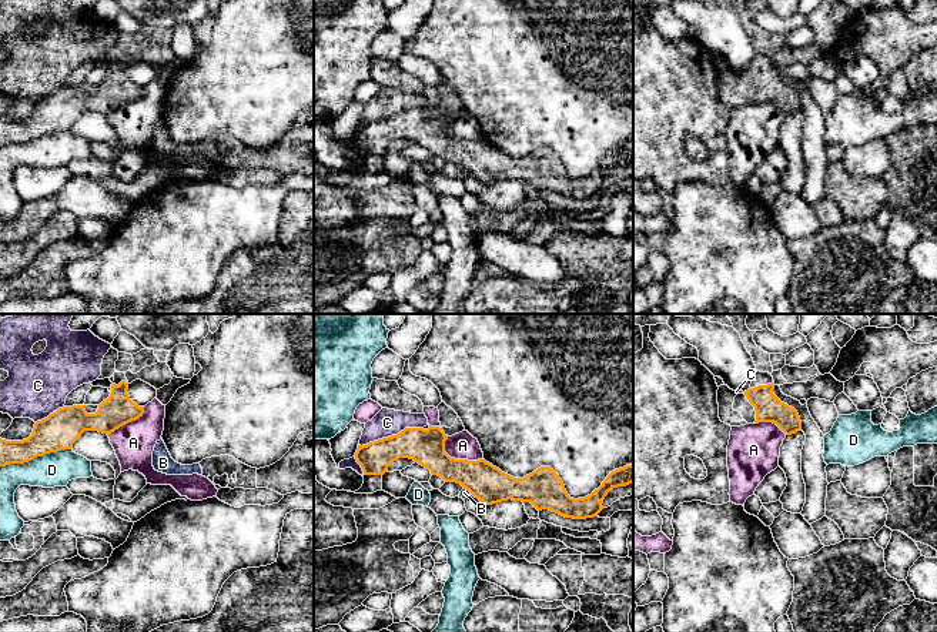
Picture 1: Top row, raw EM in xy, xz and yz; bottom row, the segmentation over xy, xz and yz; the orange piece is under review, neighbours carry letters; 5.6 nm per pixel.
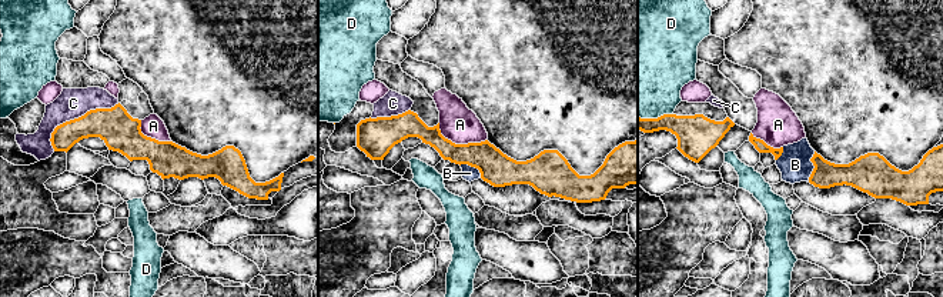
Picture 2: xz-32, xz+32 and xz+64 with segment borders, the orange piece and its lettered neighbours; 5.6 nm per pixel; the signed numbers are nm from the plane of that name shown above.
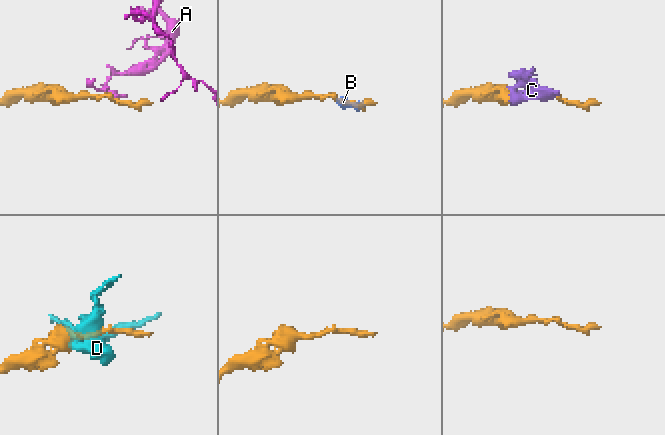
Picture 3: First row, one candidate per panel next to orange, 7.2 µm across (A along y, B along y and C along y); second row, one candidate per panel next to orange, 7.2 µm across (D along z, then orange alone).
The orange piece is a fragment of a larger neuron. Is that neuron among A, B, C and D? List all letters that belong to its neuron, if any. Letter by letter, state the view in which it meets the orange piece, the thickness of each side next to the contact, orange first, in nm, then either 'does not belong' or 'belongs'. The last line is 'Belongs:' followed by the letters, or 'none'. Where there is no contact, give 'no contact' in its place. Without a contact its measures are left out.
A: meets orange in xz; 200 nm thick on the orange side, 150 nm on the other; does not belong
B: meets orange in xz; 200 nm thick on the orange side, 50 nm on the other; does not belong
C: meets orange in xz; 200 nm thick on the orange side, 160 nm on the other; does not belong
D: meets orange in xy; 220 nm thick on the orange side, 190 nm on the other; does not belong
Belongs: none

